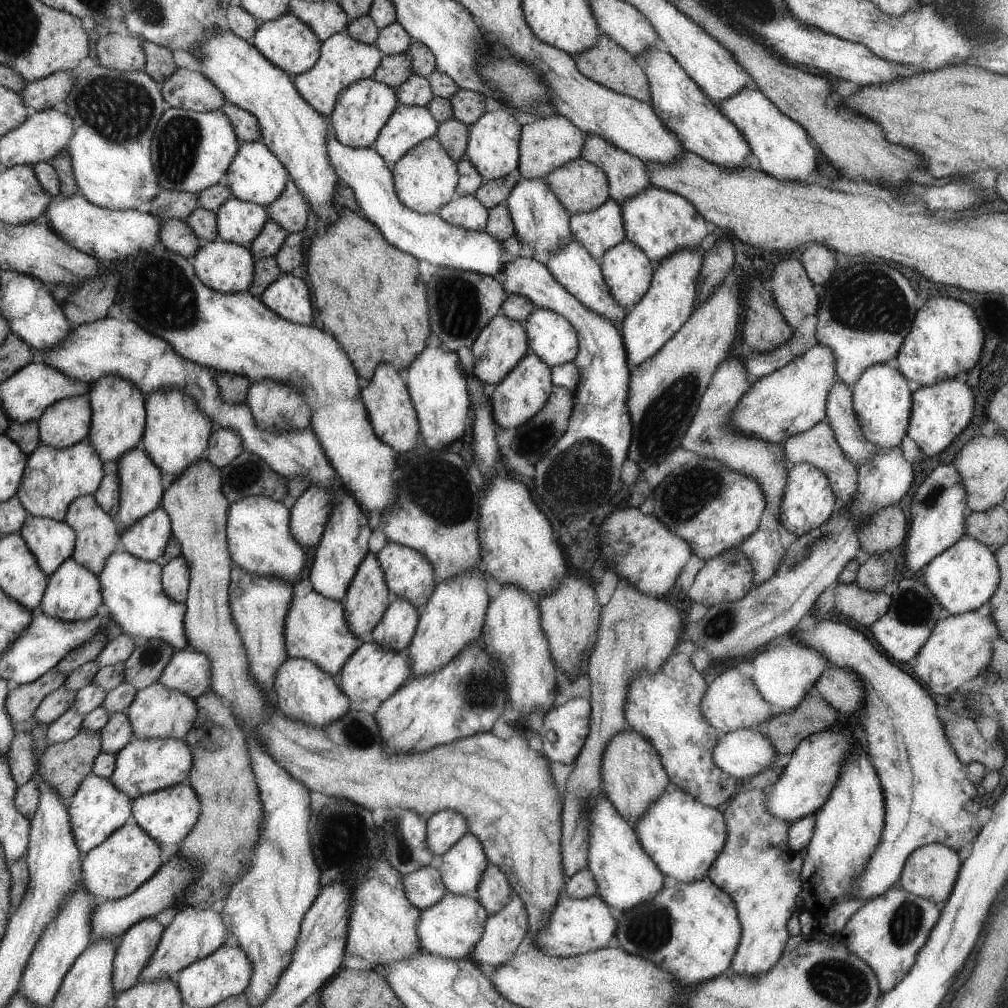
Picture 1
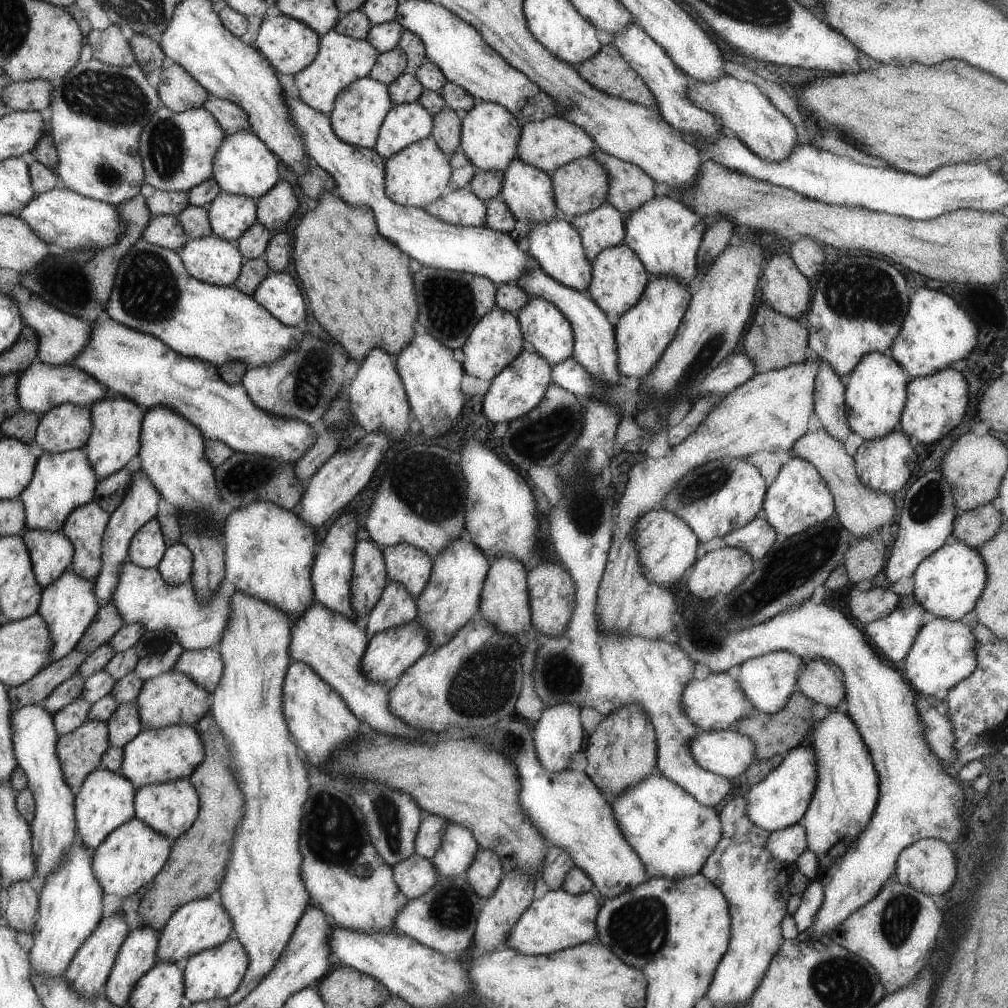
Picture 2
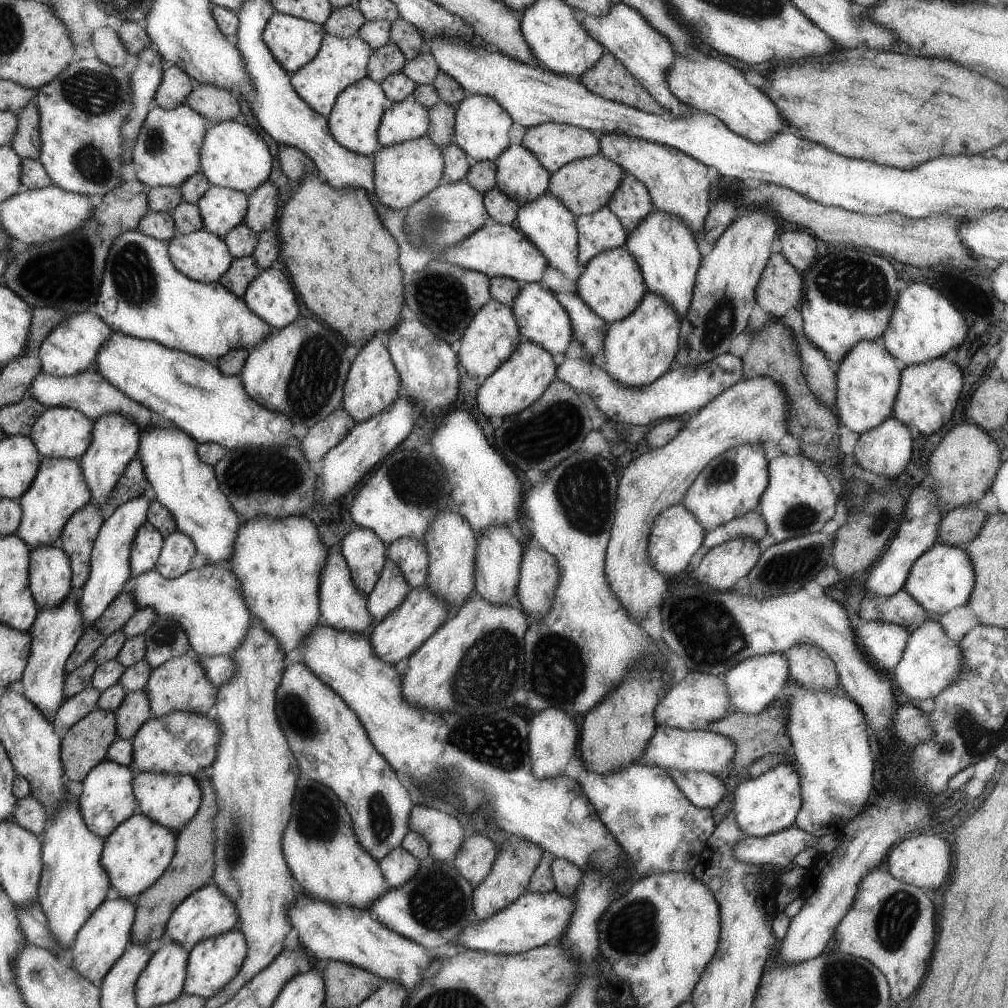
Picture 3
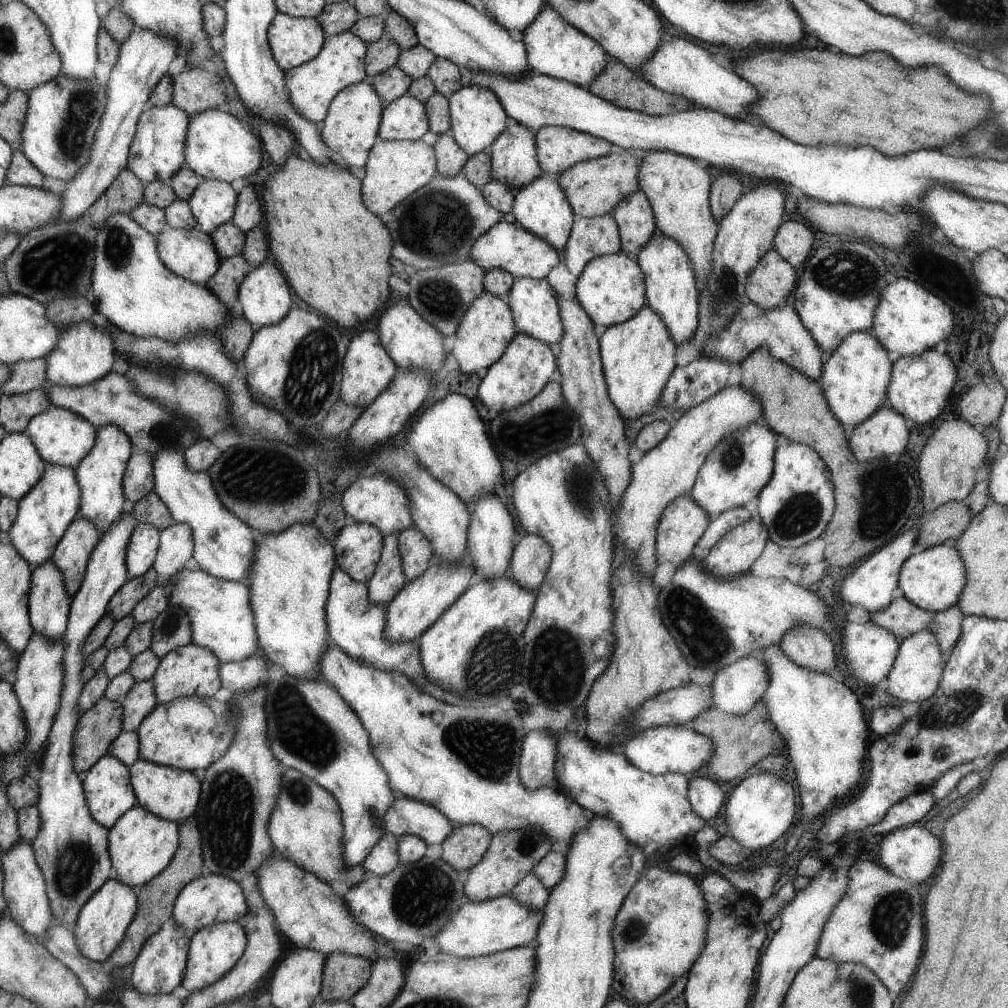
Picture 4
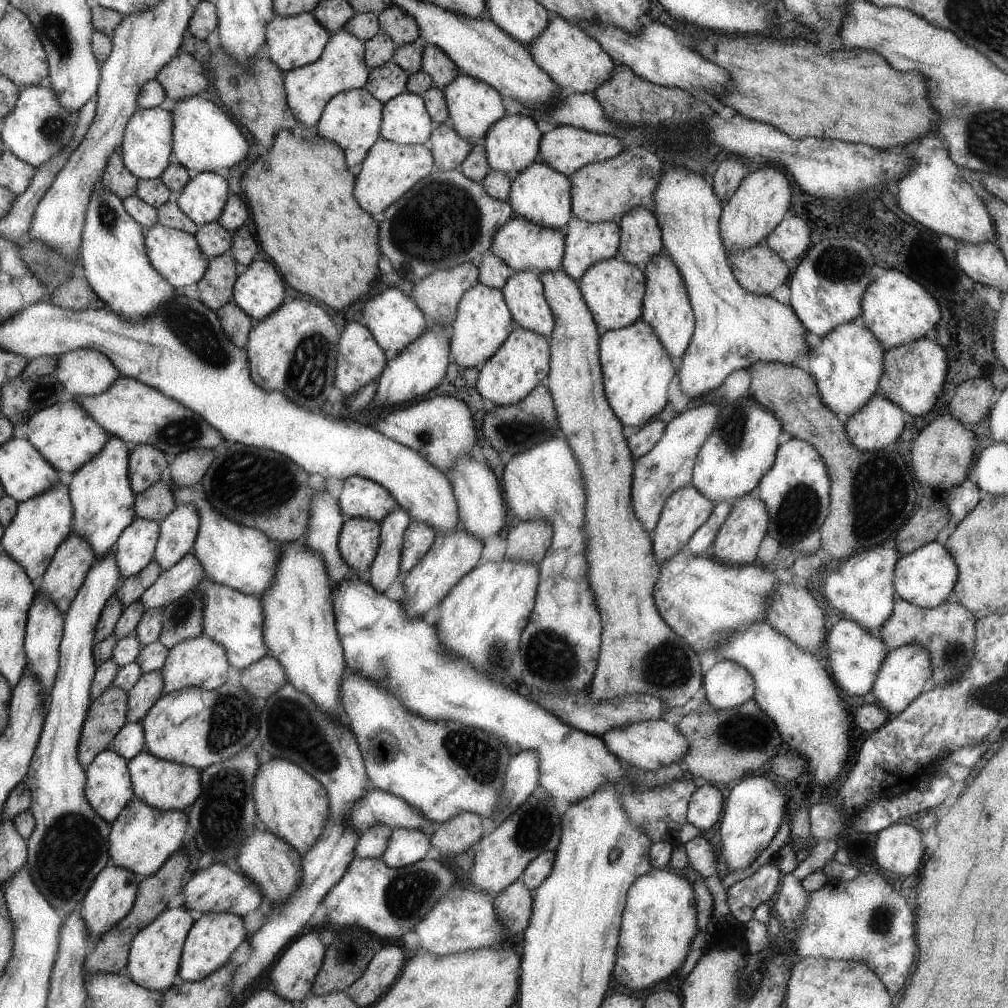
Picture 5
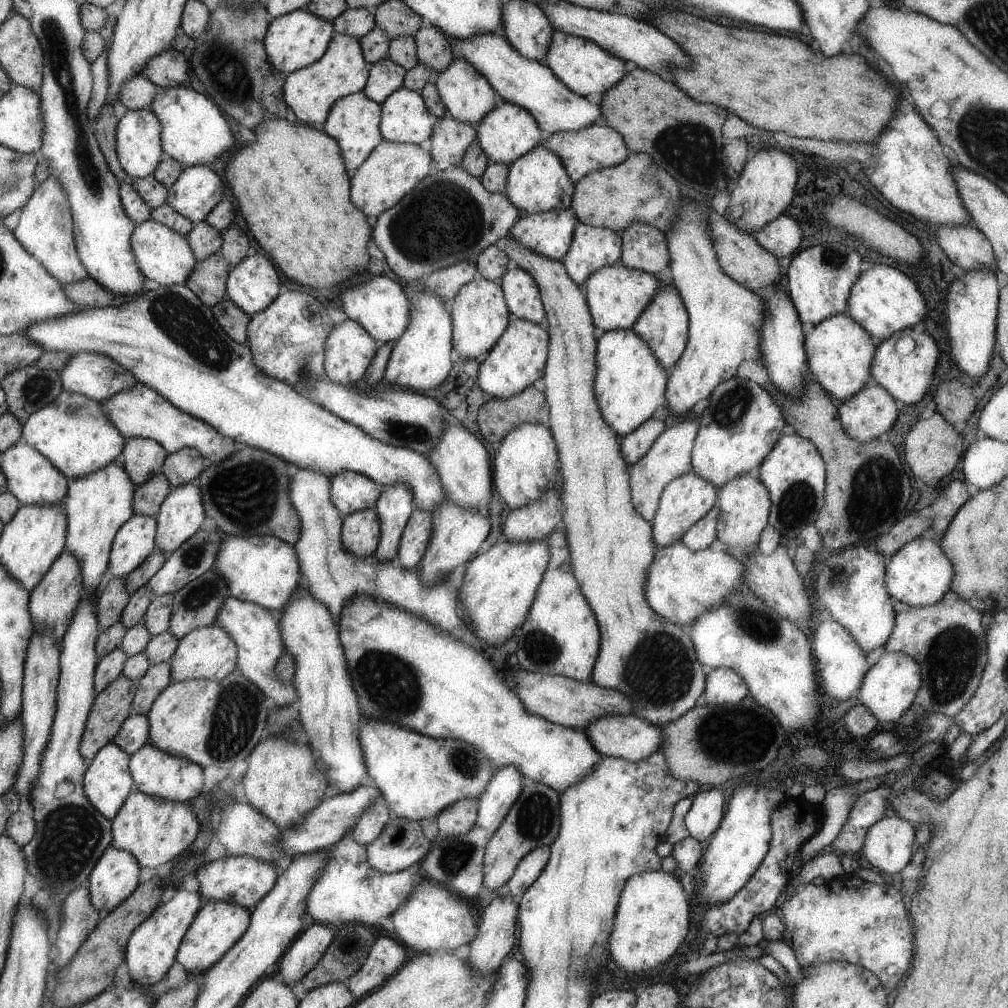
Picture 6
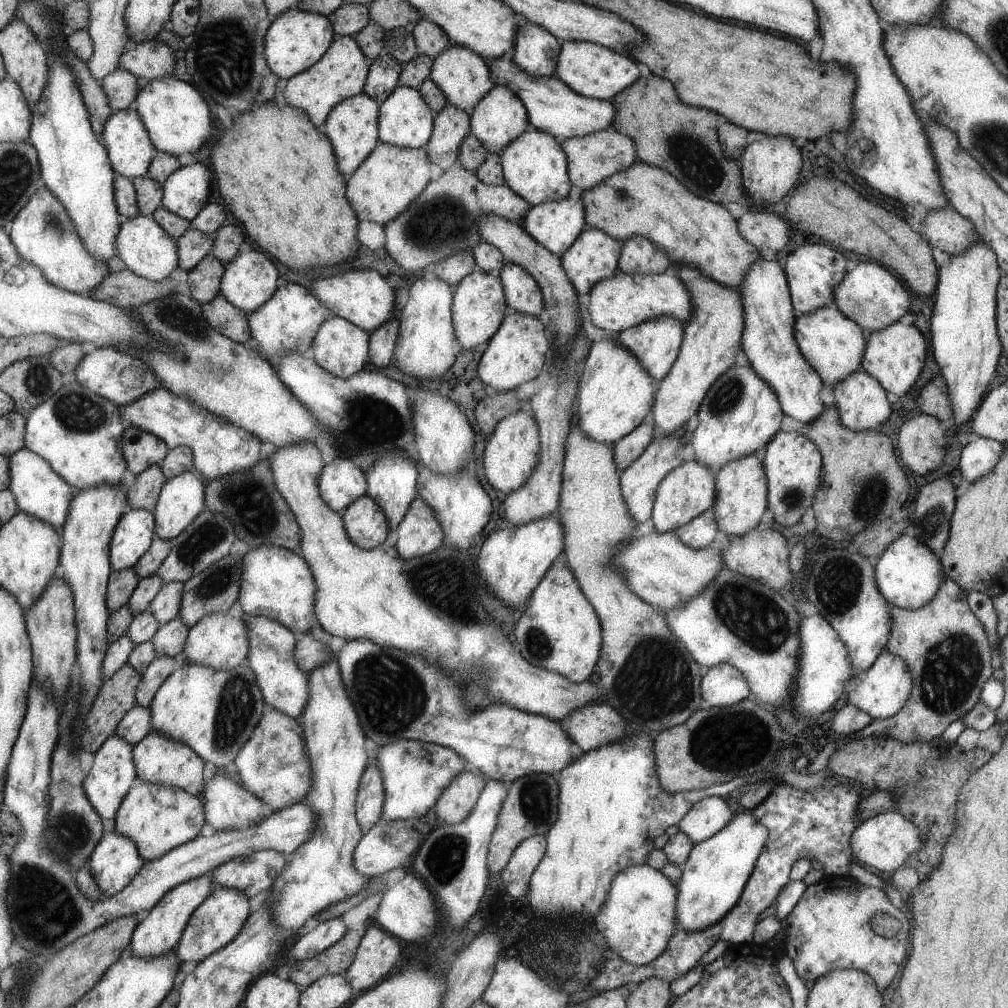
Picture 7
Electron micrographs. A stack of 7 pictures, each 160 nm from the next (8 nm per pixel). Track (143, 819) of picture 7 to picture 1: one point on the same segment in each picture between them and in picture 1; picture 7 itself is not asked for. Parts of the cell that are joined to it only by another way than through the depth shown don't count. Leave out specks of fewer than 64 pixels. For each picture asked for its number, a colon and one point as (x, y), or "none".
1: (130, 857)
2: (127, 862)
3: (139, 853)
4: (141, 846)
5: (143, 839)
6: (156, 831)

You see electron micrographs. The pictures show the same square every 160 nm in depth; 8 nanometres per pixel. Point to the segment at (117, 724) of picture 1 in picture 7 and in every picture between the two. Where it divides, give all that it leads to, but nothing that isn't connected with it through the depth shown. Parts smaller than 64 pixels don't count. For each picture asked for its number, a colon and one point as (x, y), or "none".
2: (124, 725)
3: (135, 711)
4: (138, 704)
5: (143, 695)
6: (158, 677)
7: (162, 667)

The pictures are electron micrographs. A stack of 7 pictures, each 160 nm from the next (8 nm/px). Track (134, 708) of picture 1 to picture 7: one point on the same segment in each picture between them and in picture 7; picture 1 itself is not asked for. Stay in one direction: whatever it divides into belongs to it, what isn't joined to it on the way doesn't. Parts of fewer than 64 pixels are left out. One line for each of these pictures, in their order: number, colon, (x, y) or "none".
2: (171, 698)
3: (182, 683)
4: (190, 670)
5: (201, 662)
6: (209, 652)
7: (220, 641)

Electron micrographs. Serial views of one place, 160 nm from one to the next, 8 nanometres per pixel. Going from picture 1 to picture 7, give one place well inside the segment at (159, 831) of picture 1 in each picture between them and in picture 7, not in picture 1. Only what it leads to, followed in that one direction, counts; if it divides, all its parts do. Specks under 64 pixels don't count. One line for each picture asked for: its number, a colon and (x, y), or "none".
2: (171, 808)
3: (173, 801)
4: (173, 794)
5: (161, 784)
6: (155, 772)
7: (158, 759)

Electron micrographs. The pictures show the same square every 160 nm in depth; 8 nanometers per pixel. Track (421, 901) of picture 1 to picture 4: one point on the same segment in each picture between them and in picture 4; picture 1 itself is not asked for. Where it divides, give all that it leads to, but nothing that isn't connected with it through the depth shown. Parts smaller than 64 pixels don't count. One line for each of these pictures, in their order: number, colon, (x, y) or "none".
2: (416, 875)
3: (399, 867)
4: (383, 859)

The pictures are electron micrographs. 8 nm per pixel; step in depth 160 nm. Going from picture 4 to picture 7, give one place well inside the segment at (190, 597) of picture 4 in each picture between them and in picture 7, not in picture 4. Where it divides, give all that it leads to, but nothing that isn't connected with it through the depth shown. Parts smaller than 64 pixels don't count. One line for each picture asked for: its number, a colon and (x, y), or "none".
5: (234, 619)
6: (255, 629)
7: (285, 686)

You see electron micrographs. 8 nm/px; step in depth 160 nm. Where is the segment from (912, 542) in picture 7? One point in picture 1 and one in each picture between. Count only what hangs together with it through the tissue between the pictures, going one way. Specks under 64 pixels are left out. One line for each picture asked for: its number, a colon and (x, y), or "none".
1: (963, 578)
2: (948, 583)
3: (942, 579)
4: (933, 580)
5: (926, 577)
6: (919, 574)

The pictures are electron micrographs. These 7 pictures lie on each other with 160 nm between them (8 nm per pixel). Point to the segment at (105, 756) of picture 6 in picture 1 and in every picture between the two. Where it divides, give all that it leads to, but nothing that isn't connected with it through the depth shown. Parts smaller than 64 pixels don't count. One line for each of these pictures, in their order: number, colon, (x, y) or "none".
1: (99, 808)
2: (105, 801)
3: (106, 797)
4: (109, 793)
5: (109, 788)

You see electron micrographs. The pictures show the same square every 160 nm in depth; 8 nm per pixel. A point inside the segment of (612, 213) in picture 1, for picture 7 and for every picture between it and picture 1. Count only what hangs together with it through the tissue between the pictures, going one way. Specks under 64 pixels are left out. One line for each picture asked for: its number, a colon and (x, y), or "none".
2: (604, 227)
3: (602, 231)
4: (591, 238)
5: (587, 243)
6: (593, 248)
7: (594, 257)

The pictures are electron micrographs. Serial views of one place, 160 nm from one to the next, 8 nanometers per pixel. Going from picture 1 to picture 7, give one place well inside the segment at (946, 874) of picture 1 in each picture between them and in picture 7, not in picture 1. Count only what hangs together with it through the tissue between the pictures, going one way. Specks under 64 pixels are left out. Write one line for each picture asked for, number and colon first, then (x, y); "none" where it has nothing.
2: (928, 866)
3: (924, 861)
4: (911, 853)
5: (899, 848)
6: (889, 845)
7: (886, 841)

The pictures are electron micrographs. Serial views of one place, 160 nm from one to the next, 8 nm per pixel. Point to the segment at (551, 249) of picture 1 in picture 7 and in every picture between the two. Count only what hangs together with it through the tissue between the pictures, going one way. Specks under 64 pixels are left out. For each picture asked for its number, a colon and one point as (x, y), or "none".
2: (528, 192)
3: (521, 176)
4: (514, 155)
5: (512, 144)
6: (508, 132)
7: (500, 117)

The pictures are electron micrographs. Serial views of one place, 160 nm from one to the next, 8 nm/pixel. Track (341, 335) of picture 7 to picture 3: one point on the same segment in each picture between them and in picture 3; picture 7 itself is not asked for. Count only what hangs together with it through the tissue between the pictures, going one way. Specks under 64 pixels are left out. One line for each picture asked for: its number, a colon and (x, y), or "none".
3: (374, 383)
4: (368, 370)
5: (362, 360)
6: (350, 350)

